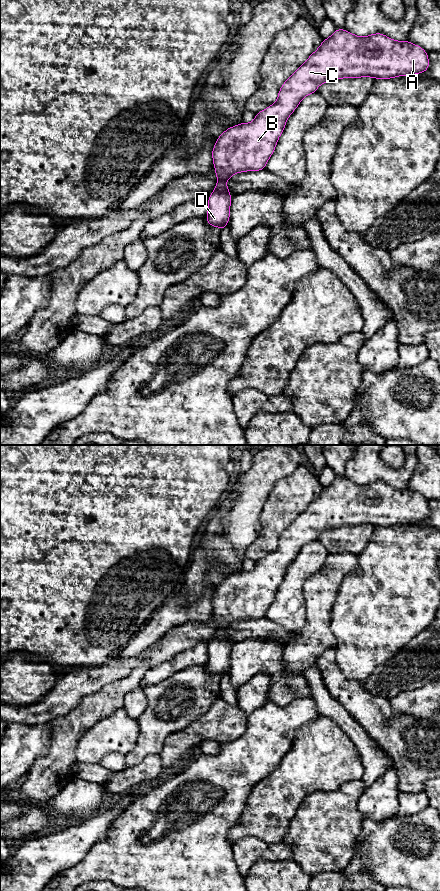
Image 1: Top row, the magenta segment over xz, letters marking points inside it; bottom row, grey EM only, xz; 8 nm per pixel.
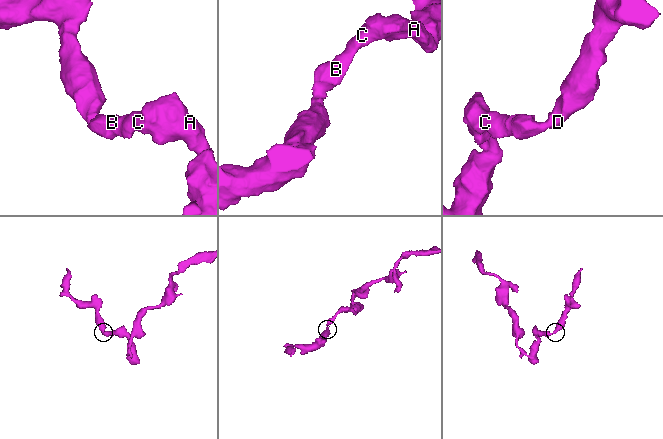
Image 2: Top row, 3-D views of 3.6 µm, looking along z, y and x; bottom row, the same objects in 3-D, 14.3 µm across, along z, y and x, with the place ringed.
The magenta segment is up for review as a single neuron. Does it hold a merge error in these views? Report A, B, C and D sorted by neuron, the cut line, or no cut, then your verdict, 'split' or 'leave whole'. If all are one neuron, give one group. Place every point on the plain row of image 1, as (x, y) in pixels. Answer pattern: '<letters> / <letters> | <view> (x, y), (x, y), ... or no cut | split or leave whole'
A B C D | no cut | leave whole

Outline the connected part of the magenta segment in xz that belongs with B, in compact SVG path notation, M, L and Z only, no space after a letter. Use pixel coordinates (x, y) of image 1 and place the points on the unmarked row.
M336 476L334 481L324 487L306 510L283 531L274 552L263 559L256 560L253 570L241 570L237 574L231 574L218 585L212 597L213 613L218 630L213 637L214 641L208 644L207 671L225 679L230 667L232 650L232 644L229 643L230 637L225 630L239 620L265 618L278 587L284 579L288 565L304 545L317 540L319 533L342 526L391 527L398 524L411 524L428 518L428 501L416 492L407 488L395 489L383 481L359 485L346 477Z

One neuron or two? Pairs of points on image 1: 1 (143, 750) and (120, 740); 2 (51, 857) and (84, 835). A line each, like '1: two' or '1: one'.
1: two
2: one

